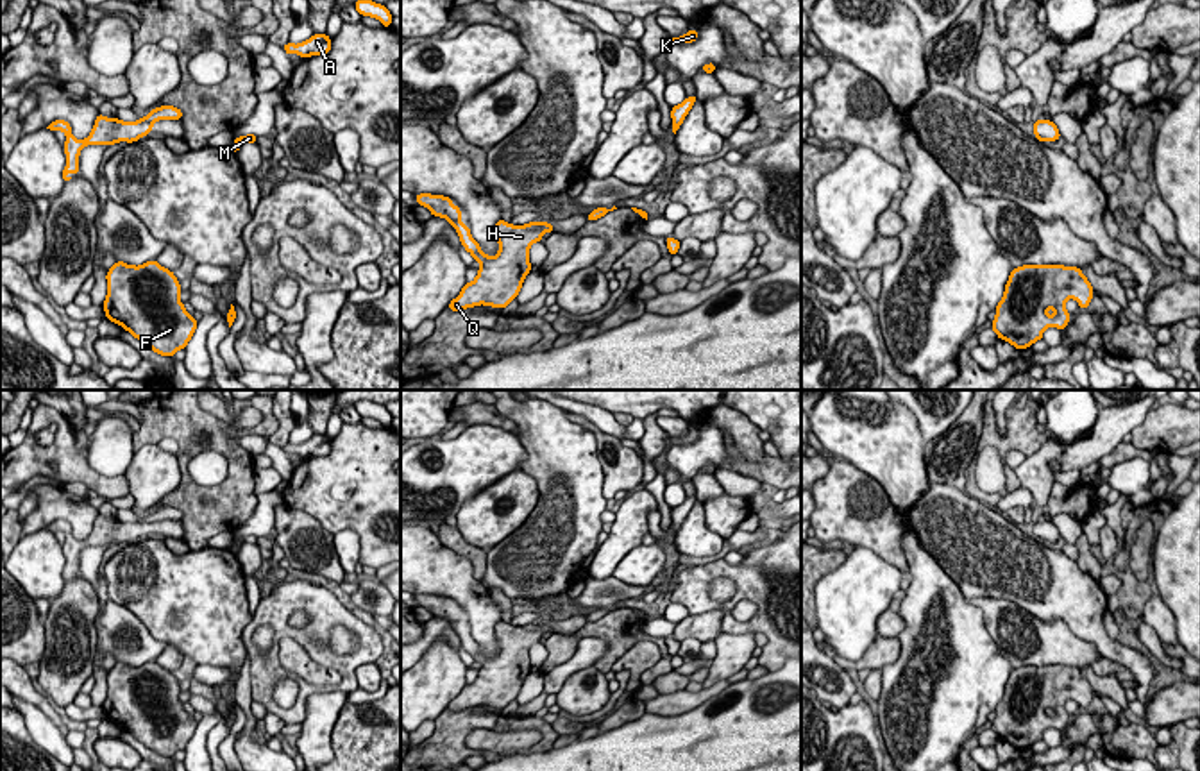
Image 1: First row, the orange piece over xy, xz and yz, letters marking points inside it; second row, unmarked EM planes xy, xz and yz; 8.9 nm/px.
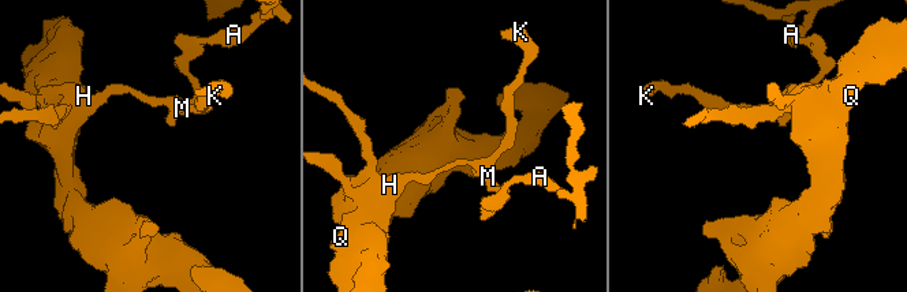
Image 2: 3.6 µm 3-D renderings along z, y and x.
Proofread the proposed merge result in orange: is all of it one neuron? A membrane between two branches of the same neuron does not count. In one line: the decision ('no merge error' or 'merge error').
merge error

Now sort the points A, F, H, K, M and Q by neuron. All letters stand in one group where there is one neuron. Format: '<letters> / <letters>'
A K M / F H Q

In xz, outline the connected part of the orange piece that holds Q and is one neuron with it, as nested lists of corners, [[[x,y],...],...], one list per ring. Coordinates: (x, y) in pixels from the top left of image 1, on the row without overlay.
[[[418,594],[415,599],[418,606],[427,608],[433,617],[449,621],[460,635],[465,651],[481,664],[476,680],[465,683],[460,696],[449,703],[449,710],[461,712],[479,705],[503,710],[517,699],[526,676],[531,673],[529,648],[535,642],[542,642],[542,635],[547,628],[553,628],[553,624],[529,623],[526,626],[513,626],[501,619],[494,630],[499,653],[486,657],[472,639],[470,628],[461,624],[461,610],[452,605],[451,597]]]

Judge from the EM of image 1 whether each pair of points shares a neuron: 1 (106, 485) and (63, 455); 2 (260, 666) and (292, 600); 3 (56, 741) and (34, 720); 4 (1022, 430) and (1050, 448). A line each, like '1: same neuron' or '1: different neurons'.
1: same neuron
2: same neuron
3: same neuron
4: different neurons

